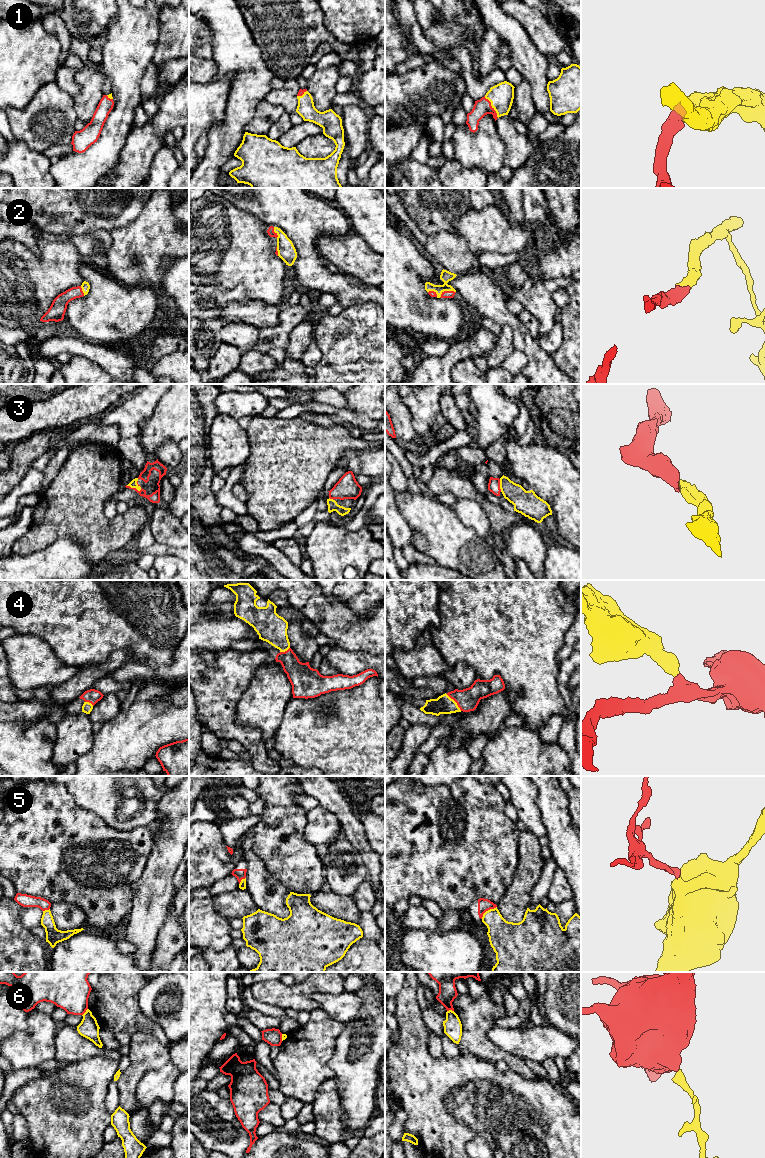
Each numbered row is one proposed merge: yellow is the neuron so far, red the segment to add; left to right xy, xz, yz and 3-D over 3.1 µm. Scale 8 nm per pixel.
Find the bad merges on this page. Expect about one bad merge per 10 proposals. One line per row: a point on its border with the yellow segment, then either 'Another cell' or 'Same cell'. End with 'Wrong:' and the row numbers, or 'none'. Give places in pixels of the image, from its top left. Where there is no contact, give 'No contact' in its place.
1: Touches yellow at yz (492, 107). Same cell
2: Touches yellow at yz (446, 290). Same cell
3: Touches yellow at xy (134, 487). Same cell
4: Touches yellow at yz (455, 702). Same cell
5: Touches yellow at yz (488, 910). Another cell
6: Touches yellow at xy (85, 1012). Another cell
Wrong: 5, 6

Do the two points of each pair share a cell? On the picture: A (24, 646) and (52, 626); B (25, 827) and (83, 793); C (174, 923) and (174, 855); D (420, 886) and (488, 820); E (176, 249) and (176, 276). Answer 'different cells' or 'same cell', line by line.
A: different cells
B: different cells
C: different cells
D: same cell
E: different cells

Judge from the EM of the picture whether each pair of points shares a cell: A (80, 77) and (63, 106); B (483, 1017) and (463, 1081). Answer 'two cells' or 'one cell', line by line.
A: two cells
B: two cells

